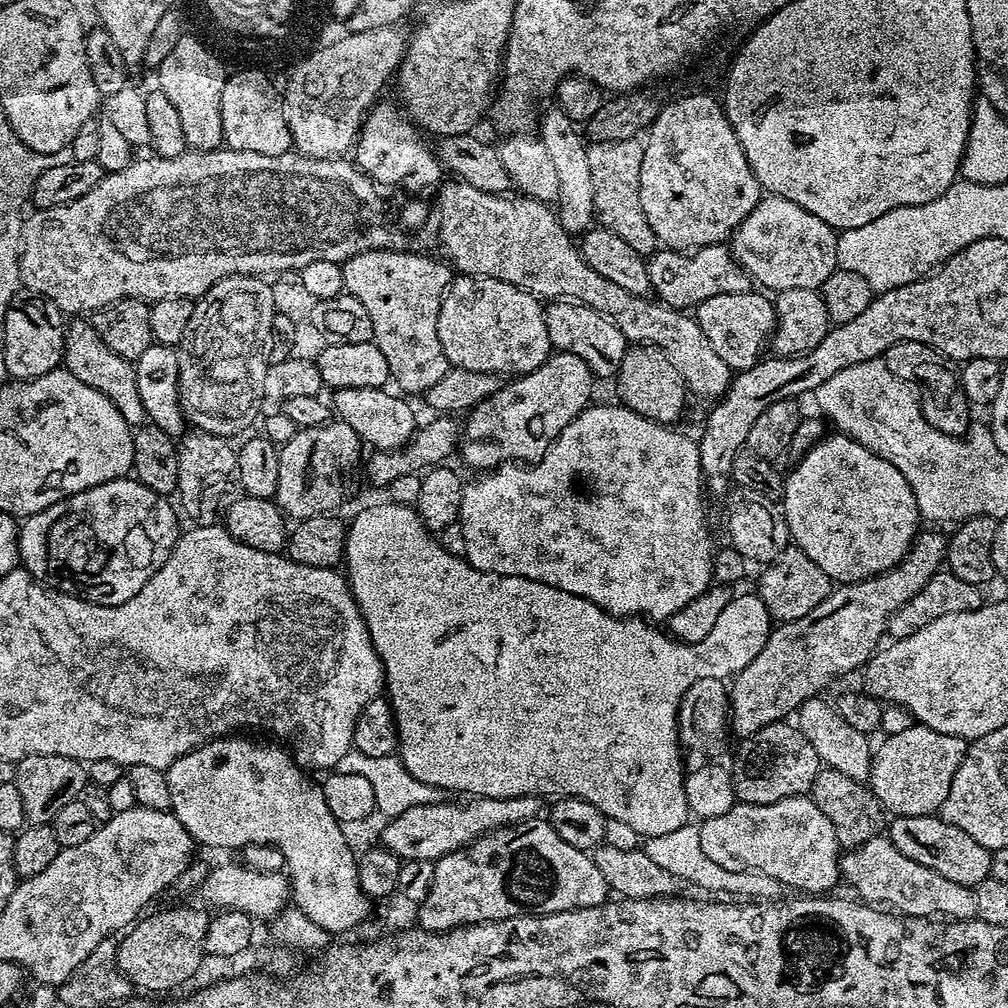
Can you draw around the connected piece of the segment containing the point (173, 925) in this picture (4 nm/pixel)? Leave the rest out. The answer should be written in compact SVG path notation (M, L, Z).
M164 908L153 916L137 919L123 933L124 941L116 944L116 964L129 985L137 984L148 994L168 994L171 988L186 983L199 970L200 963L206 960L204 943L210 919L209 913L200 908Z

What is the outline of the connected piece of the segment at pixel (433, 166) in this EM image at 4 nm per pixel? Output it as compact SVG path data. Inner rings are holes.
M377 102L369 108L354 145L354 163L361 172L366 173L374 181L385 180L388 184L401 184L402 187L409 188L412 194L420 194L423 193L420 192L423 188L441 183L440 161L437 160L430 144L423 140L425 137L416 125L395 103L393 104Z

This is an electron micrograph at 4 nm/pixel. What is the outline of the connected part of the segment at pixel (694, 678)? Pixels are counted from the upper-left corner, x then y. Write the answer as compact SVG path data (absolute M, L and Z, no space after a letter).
M391 502L383 503L384 504L372 504L369 508L362 509L361 512L353 518L352 524L350 520L344 537L343 563L345 565L348 564L348 572L346 571L347 582L349 586L352 587L356 605L359 606L360 613L364 616L368 633L372 639L372 645L384 667L386 699L388 703L392 705L392 718L396 722L398 755L400 761L406 766L406 770L410 770L410 774L414 774L414 778L418 778L418 782L426 782L430 786L443 790L445 793L465 792L465 797L468 798L479 798L482 796L486 798L514 798L515 796L563 798L573 796L579 800L590 802L590 806L597 808L605 818L618 819L621 822L626 822L631 829L637 832L640 838L651 838L653 836L661 836L662 834L670 834L670 830L678 830L684 824L689 823L690 813L688 811L688 803L686 802L686 790L684 789L686 767L684 768L683 762L680 761L680 752L682 753L682 745L680 743L680 703L686 694L686 690L690 690L690 686L694 686L694 682L698 682L702 678L718 678L719 680L727 681L730 674L741 672L741 670L756 657L757 645L759 645L762 640L761 634L771 632L774 627L773 618L771 614L769 614L767 606L764 605L762 597L758 594L752 594L752 596L733 595L732 601L726 606L726 610L722 610L722 614L718 617L718 622L714 625L714 630L710 630L710 634L706 634L706 638L702 638L702 642L698 642L697 644L685 644L683 640L677 640L675 636L669 634L663 627L657 626L647 619L637 618L635 616L611 616L598 606L594 606L594 602L590 602L581 596L570 594L566 590L558 590L554 586L546 586L545 584L540 585L530 578L522 578L521 576L495 576L489 572L478 570L474 565L457 555L457 553L448 551L447 548L440 543L439 539L437 539L429 529L425 528L420 520L420 515L416 513L415 507L406 504L393 504Z

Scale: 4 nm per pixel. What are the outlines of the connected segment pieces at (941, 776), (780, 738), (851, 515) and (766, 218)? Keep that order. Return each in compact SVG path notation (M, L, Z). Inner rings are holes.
M912 722L909 725L909 728L890 733L880 745L875 745L867 783L885 813L893 817L930 816L939 813L942 802L946 802L950 782L954 782L954 774L958 774L958 766L962 766L969 741L930 730L924 724Z
M792 722L762 726L754 734L743 737L736 748L736 757L730 763L734 794L741 804L773 804L782 798L808 796L814 786L814 778L822 767L814 746Z
M843 434L825 435L801 457L784 481L782 519L788 524L788 535L795 547L802 549L834 582L853 584L889 572L899 564L918 535L922 517L910 482L886 458L866 450L858 441Z
M764 194L754 210L746 214L744 221L732 233L730 247L732 257L747 270L761 289L769 293L811 288L818 290L838 267L837 235L837 229L822 222L822 218L814 218L810 210L802 210L798 202Z

